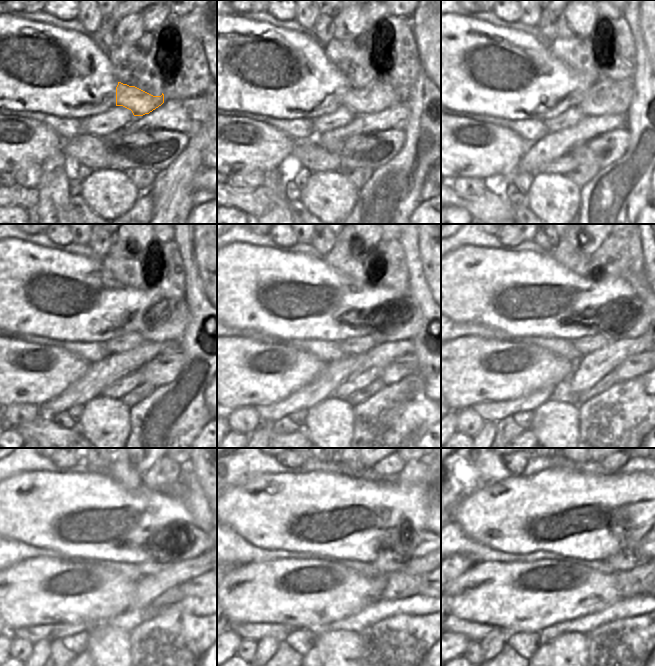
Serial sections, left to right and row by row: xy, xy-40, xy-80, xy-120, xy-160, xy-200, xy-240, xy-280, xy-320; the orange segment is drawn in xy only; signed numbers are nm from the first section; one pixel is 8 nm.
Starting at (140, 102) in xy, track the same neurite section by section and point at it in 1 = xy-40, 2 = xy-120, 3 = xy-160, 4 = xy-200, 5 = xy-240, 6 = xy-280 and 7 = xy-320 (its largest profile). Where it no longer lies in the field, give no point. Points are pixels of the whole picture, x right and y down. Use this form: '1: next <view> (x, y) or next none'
1: next xy-40 (378, 96)
2: next xy-120 (165, 321)
3: next xy-160 (401, 319)
4: next xy-200 (630, 317)
5: next xy-240 (196, 545)
6: next xy-280 (420, 545)
7: next xy-320 (644, 547)

